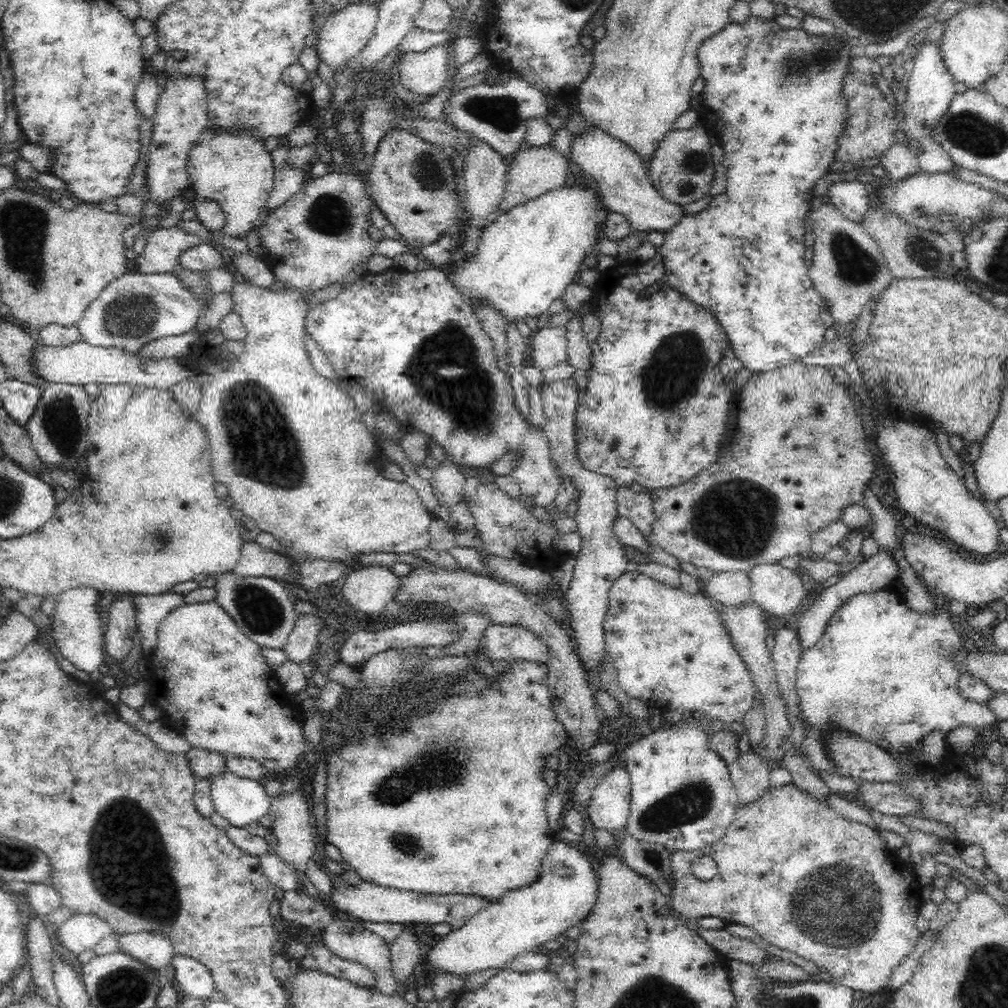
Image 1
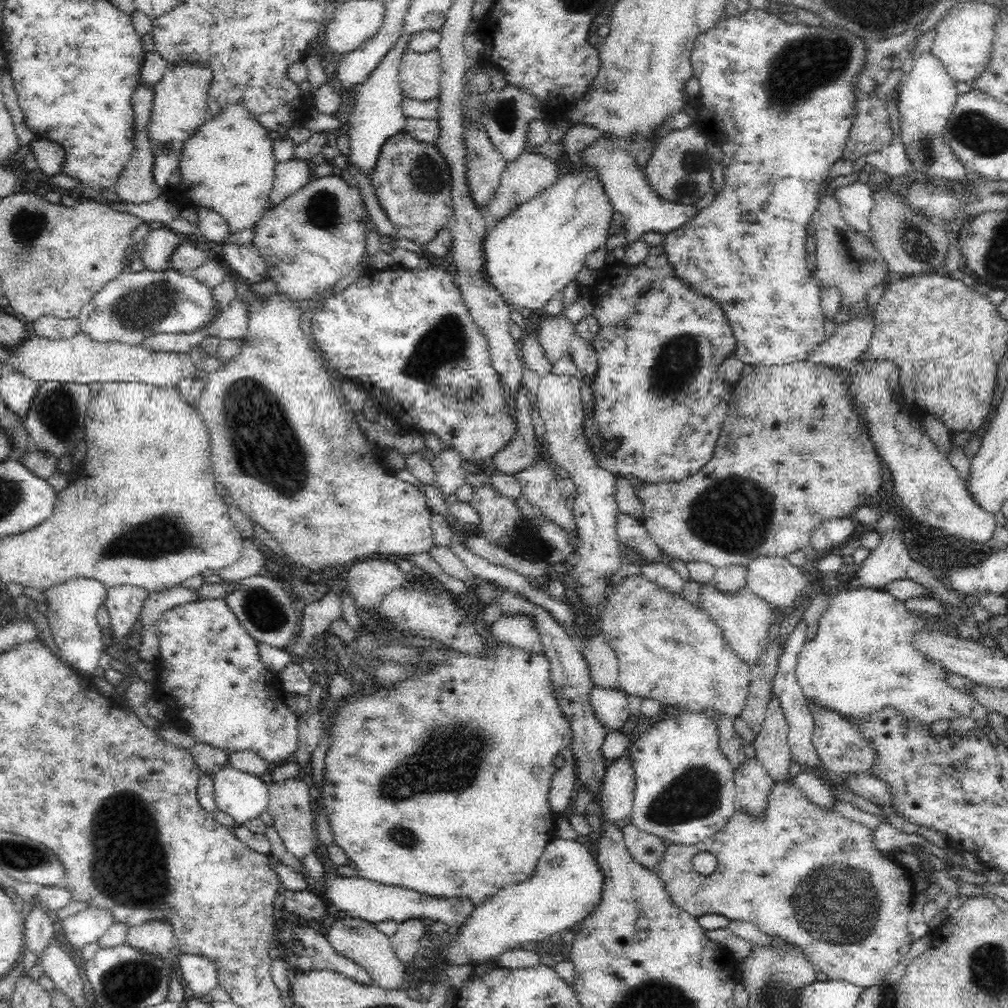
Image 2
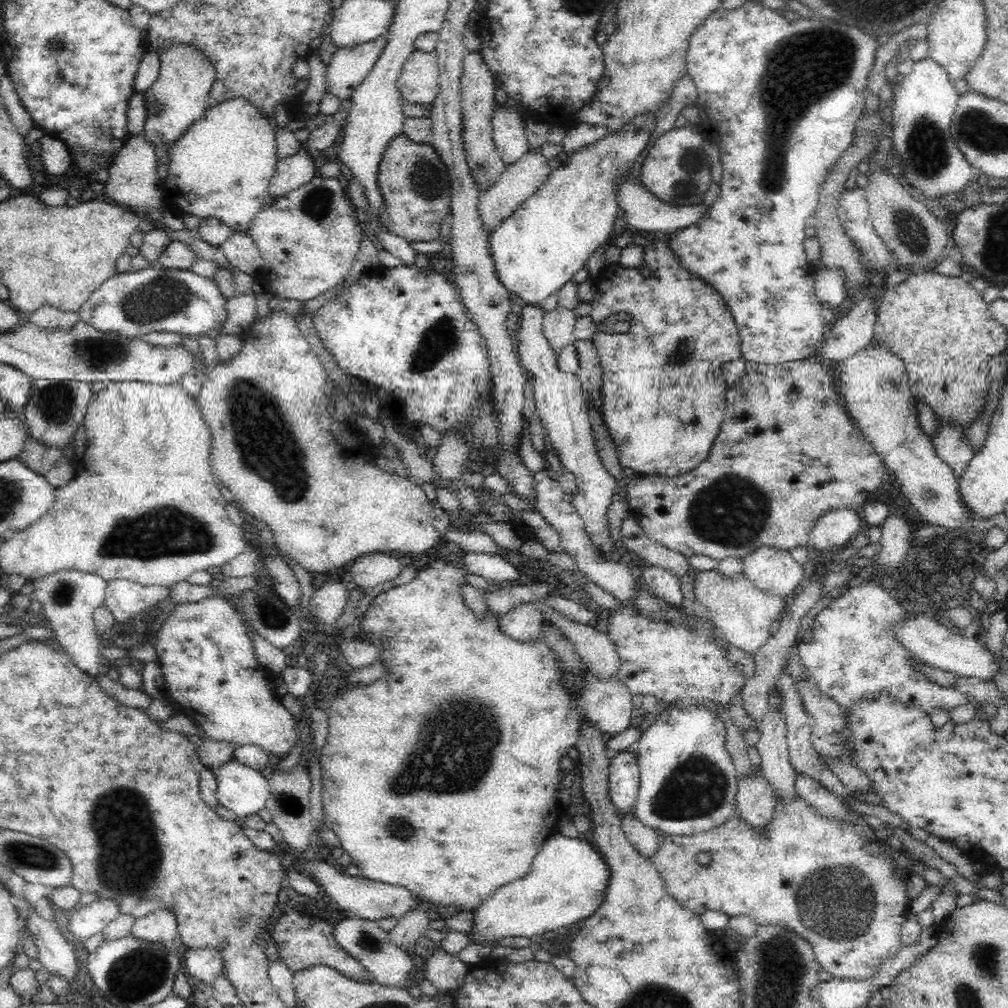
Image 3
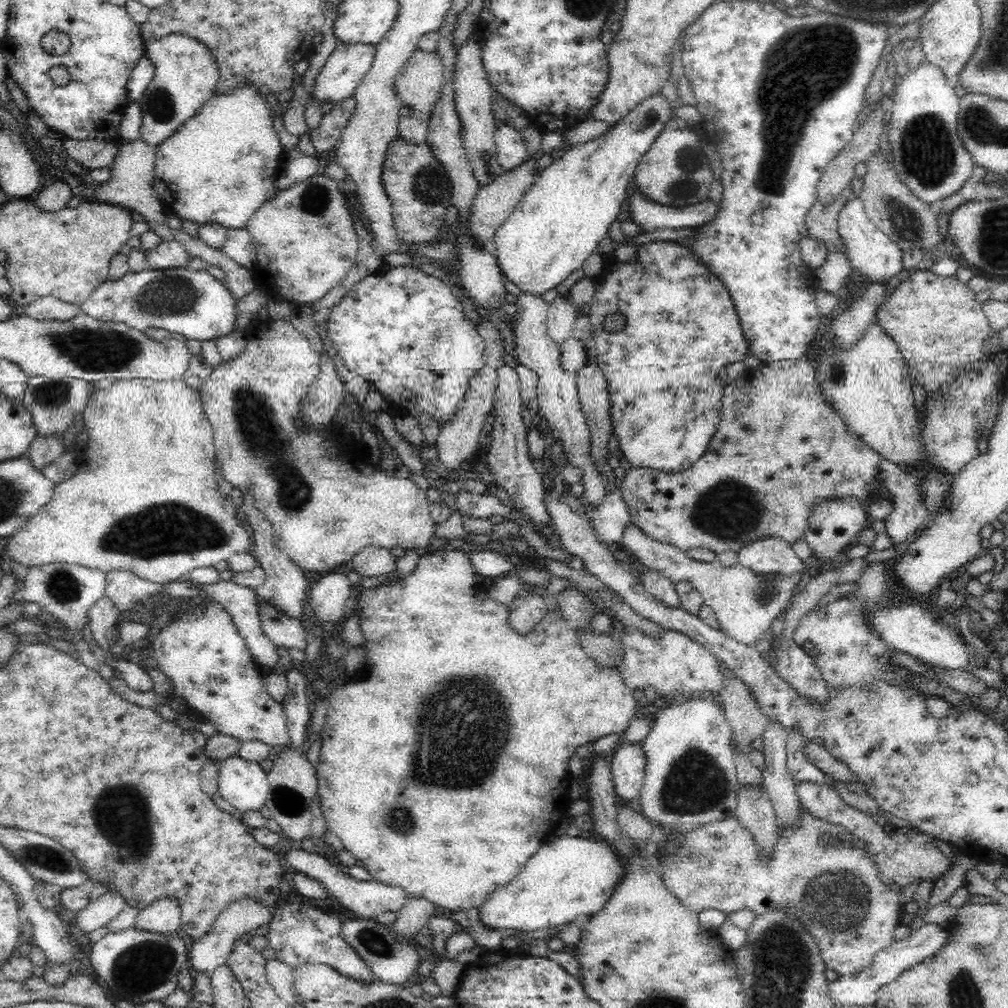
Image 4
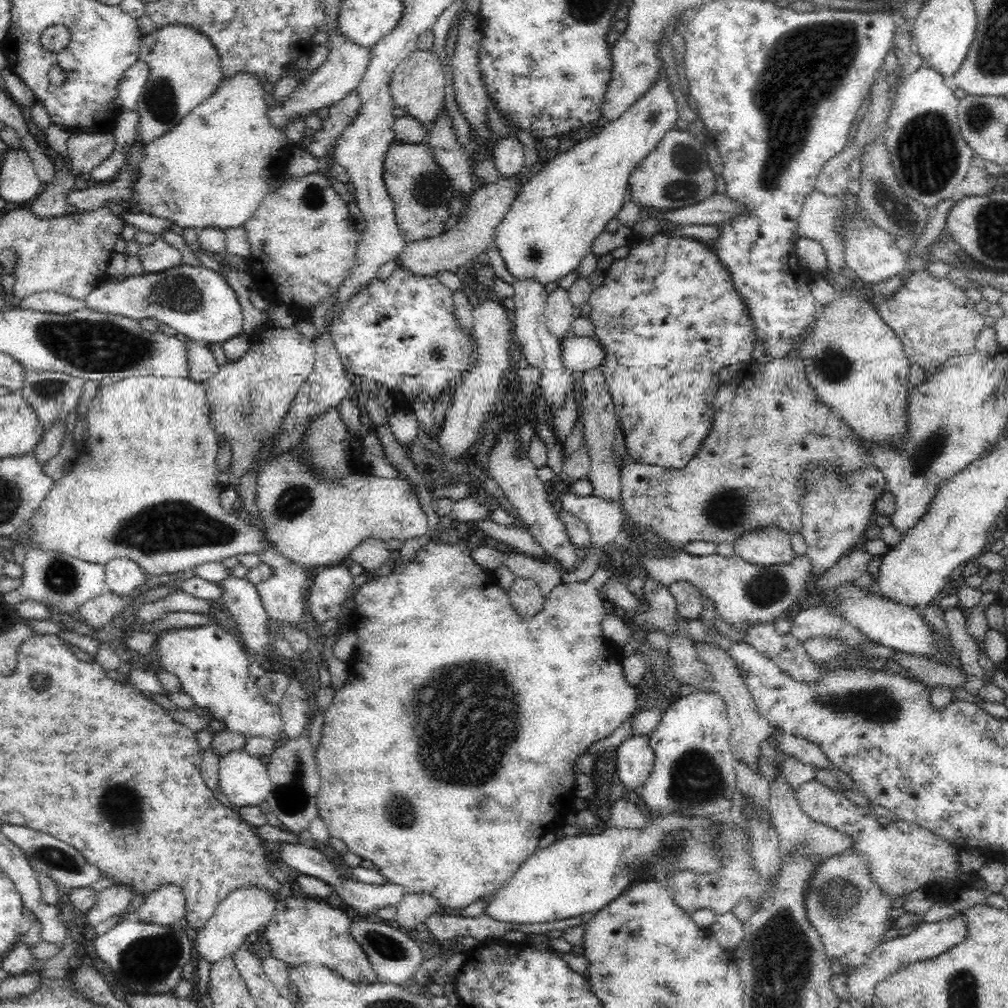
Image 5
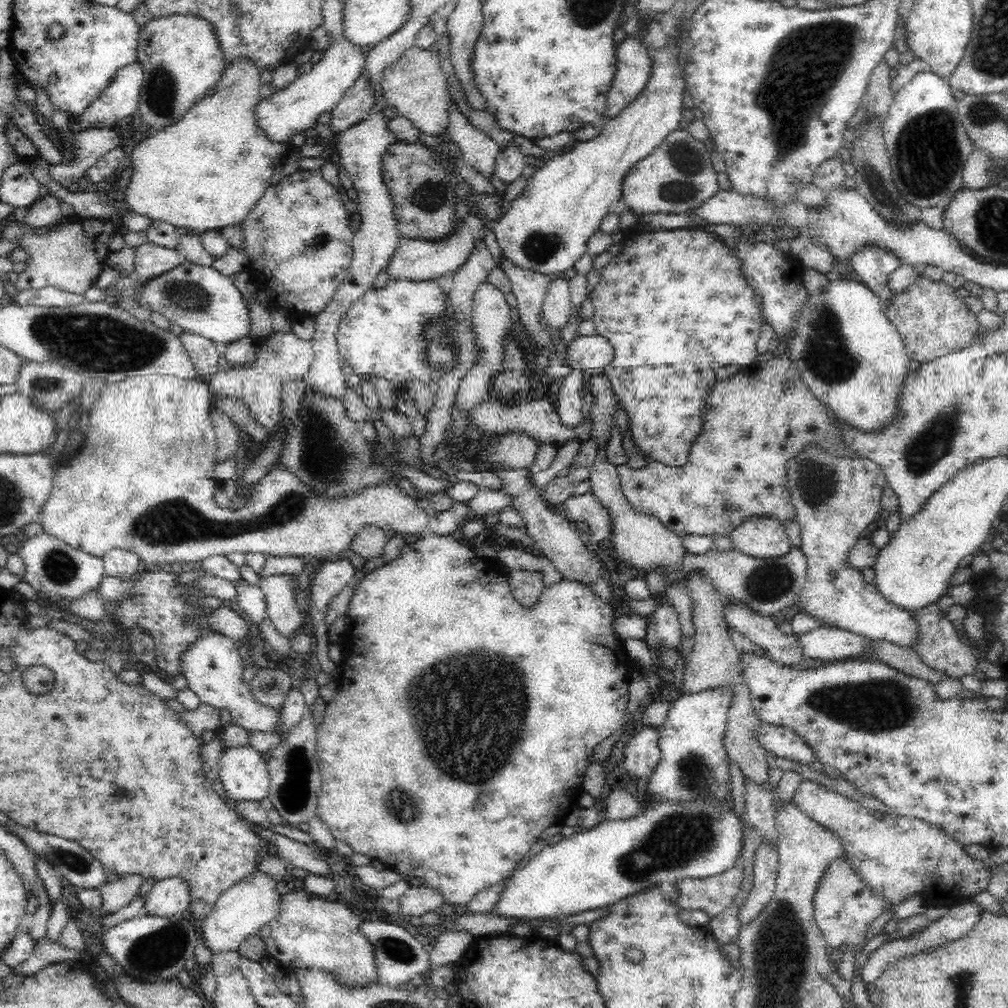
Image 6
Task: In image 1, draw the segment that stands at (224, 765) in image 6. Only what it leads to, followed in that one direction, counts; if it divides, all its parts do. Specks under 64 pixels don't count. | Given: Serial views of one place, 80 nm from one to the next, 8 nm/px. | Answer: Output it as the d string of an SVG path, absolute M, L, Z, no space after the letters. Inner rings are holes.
M228 771L214 775L210 781L210 797L212 797L214 811L226 819L230 826L244 828L251 822L258 823L263 816L269 814L271 798L258 781L240 778Z

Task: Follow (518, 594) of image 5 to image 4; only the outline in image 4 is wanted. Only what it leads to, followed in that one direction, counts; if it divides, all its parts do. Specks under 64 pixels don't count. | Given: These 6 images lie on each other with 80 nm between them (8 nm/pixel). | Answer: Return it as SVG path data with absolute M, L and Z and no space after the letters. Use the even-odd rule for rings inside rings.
M518 595L509 606L508 625L514 633L529 633L546 615L547 605L540 595Z

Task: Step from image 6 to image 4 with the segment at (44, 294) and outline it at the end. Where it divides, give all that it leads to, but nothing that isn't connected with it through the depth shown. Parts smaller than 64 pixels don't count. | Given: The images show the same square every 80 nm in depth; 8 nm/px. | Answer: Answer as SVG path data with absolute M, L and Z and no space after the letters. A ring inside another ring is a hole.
M52 296L36 299L25 306L25 314L36 321L68 322L80 313L79 306L64 303Z

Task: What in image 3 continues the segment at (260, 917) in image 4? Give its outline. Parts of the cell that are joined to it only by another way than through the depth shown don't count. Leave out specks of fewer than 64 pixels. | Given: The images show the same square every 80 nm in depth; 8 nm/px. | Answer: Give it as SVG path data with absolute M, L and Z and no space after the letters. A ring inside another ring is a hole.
M188 949L182 957L182 971L192 986L213 986L222 970L220 951L210 949Z

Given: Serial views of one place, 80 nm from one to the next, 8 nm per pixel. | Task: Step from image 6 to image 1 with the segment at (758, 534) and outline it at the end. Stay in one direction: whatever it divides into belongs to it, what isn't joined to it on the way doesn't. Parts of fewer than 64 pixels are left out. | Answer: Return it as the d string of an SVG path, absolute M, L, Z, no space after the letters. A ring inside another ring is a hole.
M778 563L755 566L749 573L752 600L764 613L781 621L796 614L805 591L799 570L788 570Z

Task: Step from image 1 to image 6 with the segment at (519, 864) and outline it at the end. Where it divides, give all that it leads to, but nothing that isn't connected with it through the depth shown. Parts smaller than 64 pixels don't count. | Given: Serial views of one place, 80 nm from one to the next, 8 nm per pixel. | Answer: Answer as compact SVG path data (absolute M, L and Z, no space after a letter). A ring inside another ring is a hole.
M426 530L420 533L420 540L413 545L406 545L399 557L391 564L379 567L363 577L361 582L355 586L354 594L345 613L347 617L346 631L344 631L340 639L340 642L344 644L344 656L338 664L338 670L340 670L339 686L334 698L332 698L332 702L327 704L324 722L318 726L317 730L315 758L321 772L321 787L317 794L318 806L316 812L320 820L330 829L335 841L342 840L346 842L353 852L369 856L373 863L381 867L382 870L392 871L396 875L400 875L400 880L406 881L408 886L414 886L412 881L416 880L420 883L419 886L435 890L444 897L444 902L454 906L466 906L482 890L506 882L518 868L519 862L528 854L528 850L534 846L534 842L540 841L540 834L551 826L564 824L567 813L577 807L576 800L583 793L580 785L582 784L582 778L584 778L584 772L589 766L590 754L602 740L606 740L608 736L612 736L621 728L630 700L628 688L630 676L633 673L630 666L631 658L626 655L623 643L612 631L612 618L614 617L612 607L601 598L598 598L598 595L586 584L577 580L563 578L560 582L545 588L537 604L526 609L514 599L507 578L498 571L497 566L498 563L494 561L476 557L469 543L462 542L457 536L450 537L449 534L438 536L430 530ZM514 766L520 766L520 768L514 768ZM498 796L504 798L504 802L494 802L494 798L498 798ZM492 812L494 812L494 818L492 818Z

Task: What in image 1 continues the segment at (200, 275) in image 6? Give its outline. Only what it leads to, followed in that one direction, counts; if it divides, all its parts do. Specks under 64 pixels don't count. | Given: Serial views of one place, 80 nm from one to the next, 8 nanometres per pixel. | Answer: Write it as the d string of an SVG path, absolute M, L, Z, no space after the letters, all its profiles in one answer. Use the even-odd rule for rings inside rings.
M124 274L106 286L100 296L93 300L77 324L81 339L95 348L116 348L127 354L138 354L146 344L156 342L159 338L178 336L192 331L198 316L202 315L204 307L192 293L186 289L173 274Z

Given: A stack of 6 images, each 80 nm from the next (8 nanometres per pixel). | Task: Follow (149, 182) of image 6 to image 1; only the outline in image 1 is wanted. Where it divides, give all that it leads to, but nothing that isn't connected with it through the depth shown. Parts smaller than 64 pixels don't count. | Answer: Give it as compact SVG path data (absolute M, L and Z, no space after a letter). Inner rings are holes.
M218 129L218 133L213 137L205 136L201 138L190 151L187 160L187 171L190 184L188 187L196 190L197 198L215 200L222 207L226 220L221 232L228 235L228 238L244 239L248 236L247 233L265 217L266 202L270 192L272 192L275 171L270 151L264 148L264 142L260 141L258 137L254 137L250 133L230 135L222 129Z

